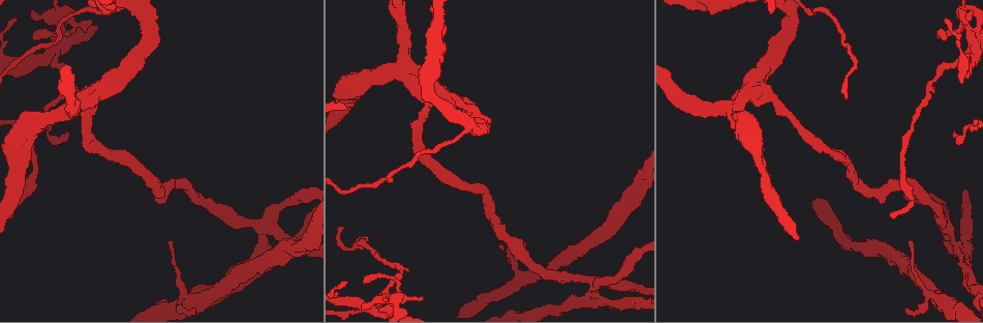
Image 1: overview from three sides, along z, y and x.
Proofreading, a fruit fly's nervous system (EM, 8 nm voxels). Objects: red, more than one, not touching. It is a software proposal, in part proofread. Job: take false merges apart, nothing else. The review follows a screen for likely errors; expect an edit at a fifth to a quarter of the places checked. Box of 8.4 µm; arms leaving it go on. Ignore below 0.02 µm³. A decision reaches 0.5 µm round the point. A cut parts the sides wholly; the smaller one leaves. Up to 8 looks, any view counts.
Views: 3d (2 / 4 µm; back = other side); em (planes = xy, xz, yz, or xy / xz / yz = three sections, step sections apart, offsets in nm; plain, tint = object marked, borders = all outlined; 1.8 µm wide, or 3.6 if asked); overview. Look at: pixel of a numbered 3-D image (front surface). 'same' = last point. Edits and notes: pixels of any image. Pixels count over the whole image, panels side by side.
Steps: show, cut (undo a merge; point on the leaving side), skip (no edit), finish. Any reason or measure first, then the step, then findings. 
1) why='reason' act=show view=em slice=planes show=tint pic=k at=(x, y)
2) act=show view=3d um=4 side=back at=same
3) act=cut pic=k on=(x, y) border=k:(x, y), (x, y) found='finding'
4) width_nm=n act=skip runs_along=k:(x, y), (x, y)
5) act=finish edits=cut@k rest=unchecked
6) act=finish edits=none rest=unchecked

why='four-way junction' act=show view=em slice=planes show=tint pic=1 at=(595, 293)

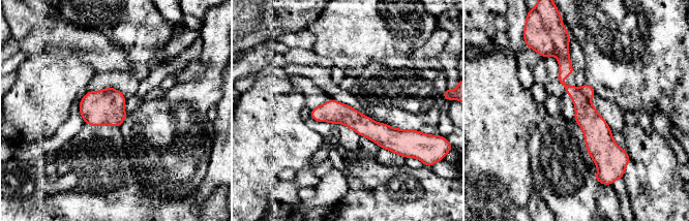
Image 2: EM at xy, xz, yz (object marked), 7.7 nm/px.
act=cut pic=2 on=(550, 17) border=2:(552, 43), (556, 54) found='a second neuron is stuck on'

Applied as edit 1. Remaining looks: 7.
why='redraw' act=show view=overview

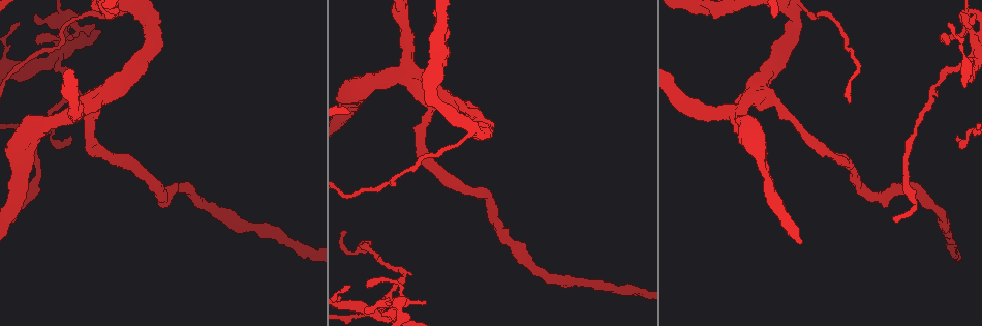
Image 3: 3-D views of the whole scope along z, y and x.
why='sharp bend' act=show view=em slice=xz step=4 show=tint pic=3 at=(65, 33)

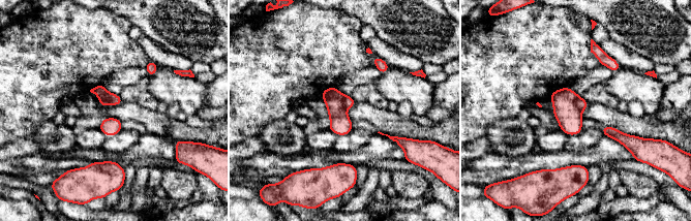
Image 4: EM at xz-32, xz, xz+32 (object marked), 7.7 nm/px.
act=show view=em slice=planes show=tint at=same

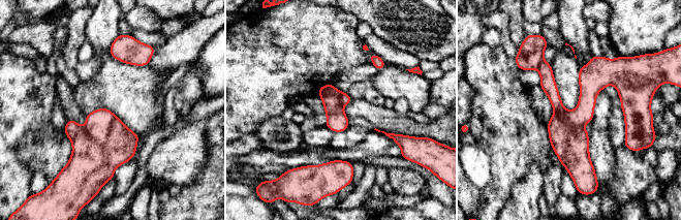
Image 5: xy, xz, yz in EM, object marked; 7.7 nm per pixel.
width_nm=180 act=cut pic=5 on=(97, 125) border=5:(116, 117), (103, 144), (83, 129) found='a second neuron is stuck on'

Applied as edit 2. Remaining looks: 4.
why='sharp bend' act=show view=em slice=xz step=16 show=tint pic=3 at=(738, 115)

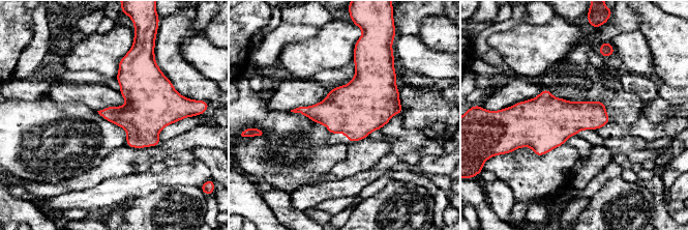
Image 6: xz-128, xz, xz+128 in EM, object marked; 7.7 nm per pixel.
act=show view=em slice=planes show=borders at=same

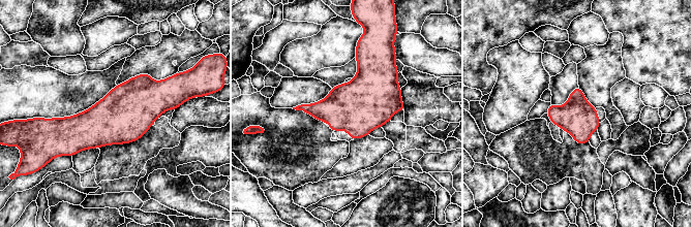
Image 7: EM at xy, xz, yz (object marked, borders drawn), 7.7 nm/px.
act=skip found='continuous, no second neuron'

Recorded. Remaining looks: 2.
act=finish edits=cut@2,cut@5 rest=unchecked

